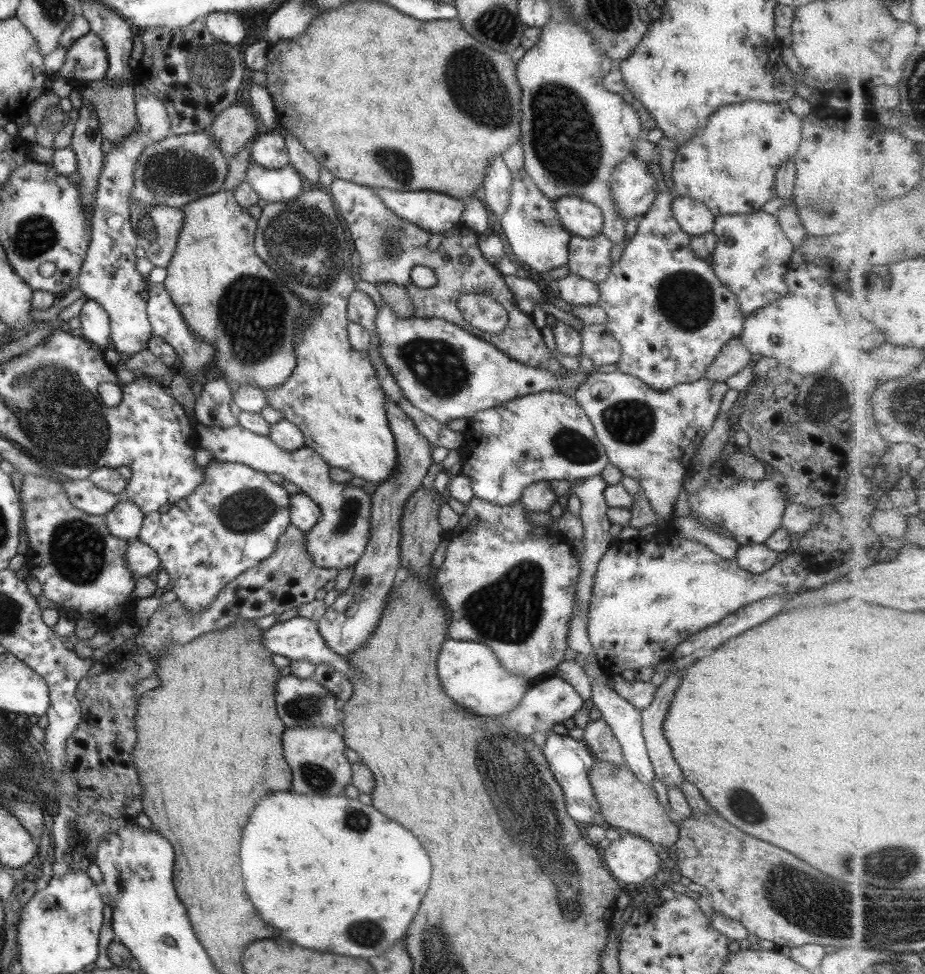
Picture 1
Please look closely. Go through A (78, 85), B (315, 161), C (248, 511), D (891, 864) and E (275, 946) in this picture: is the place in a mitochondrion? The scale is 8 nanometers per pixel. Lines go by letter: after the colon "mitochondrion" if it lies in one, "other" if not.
A: other
B: other
C: mitochondrion
D: mitochondrion
E: other

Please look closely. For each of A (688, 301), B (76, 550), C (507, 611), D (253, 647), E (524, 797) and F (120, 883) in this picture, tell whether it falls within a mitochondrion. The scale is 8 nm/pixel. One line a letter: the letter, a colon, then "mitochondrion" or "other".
A: mitochondrion
B: mitochondrion
C: mitochondrion
D: other
E: mitochondrion
F: other

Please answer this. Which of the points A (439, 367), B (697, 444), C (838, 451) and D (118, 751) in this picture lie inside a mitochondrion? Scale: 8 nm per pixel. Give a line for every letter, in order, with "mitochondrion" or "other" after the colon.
A: mitochondrion
B: other
C: other
D: other

